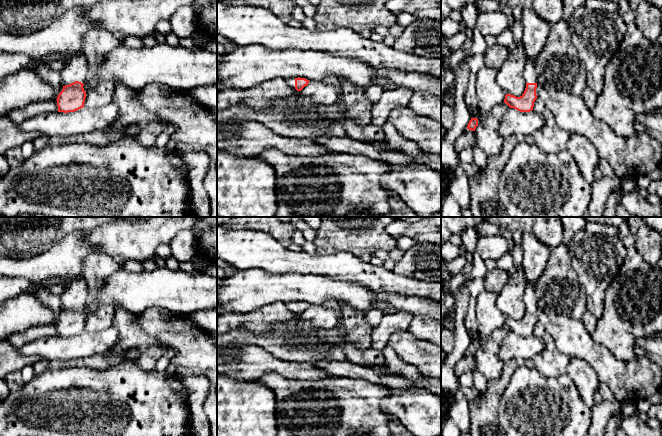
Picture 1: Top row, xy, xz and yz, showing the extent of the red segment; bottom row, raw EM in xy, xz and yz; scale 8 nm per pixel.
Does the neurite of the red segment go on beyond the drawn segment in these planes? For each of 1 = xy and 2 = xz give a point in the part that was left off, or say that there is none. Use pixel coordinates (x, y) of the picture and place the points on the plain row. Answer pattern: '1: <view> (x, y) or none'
1: xy (77, 292)
2: xz (291, 305)

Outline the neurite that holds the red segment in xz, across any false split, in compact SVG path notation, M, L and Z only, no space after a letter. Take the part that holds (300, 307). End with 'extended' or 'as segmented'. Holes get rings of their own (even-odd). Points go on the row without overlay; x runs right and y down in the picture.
M289 302L287 303L287 307L290 311L294 312L297 315L301 315L305 310L308 309L309 304L305 302Z | extended

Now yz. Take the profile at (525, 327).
M527 282L524 302L526 306L524 317L520 321L506 318L504 327L520 336L530 336L533 334L534 326L537 323L536 312L539 306L535 294L535 283Z | extended

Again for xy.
M84 279L72 281L61 296L63 313L57 321L58 336L75 336L84 331L84 306L88 297L88 284Z | extended

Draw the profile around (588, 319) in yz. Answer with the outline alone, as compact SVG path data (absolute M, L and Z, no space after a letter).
M586 311L581 320L588 332L593 333L596 328L597 319L590 312Z

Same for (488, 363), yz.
M504 326L494 331L489 337L483 339L474 355L477 370L488 381L499 379L502 375L504 362L499 358L499 351L503 339L509 332Z

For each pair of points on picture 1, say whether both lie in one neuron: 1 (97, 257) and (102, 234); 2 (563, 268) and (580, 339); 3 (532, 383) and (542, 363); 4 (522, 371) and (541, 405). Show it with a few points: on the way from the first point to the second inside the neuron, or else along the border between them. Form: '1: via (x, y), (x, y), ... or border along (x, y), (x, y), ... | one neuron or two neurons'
1: border along (82, 262), (92, 251), (101, 250), (118, 264) | two neurons
2: border along (553, 311), (580, 320) | two neurons
3: border along (534, 368), (545, 377), (558, 377), (561, 375) | two neurons
4: via (524, 379), (527, 391), (533, 397) | one neuron

